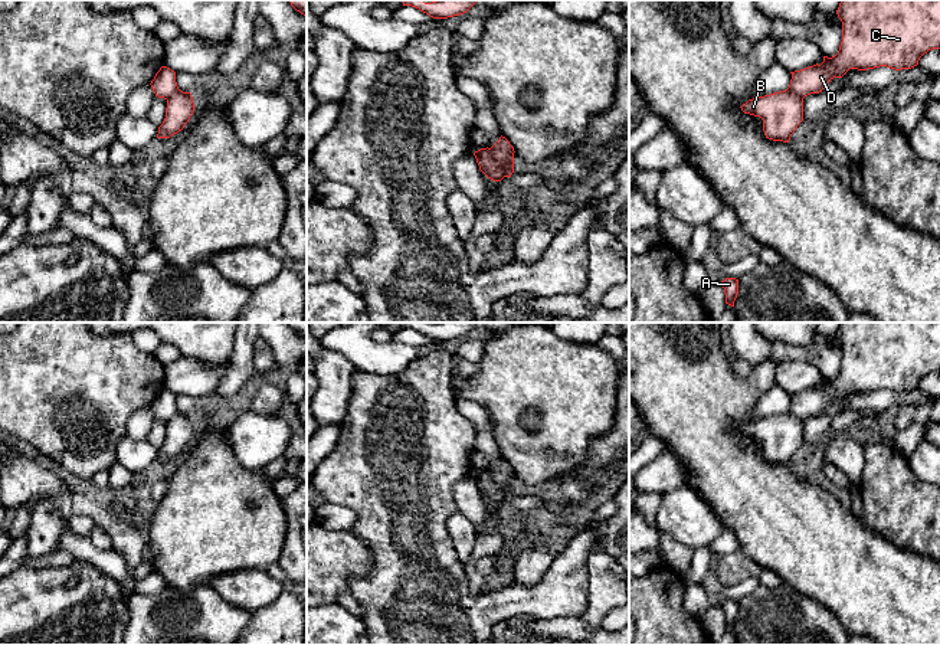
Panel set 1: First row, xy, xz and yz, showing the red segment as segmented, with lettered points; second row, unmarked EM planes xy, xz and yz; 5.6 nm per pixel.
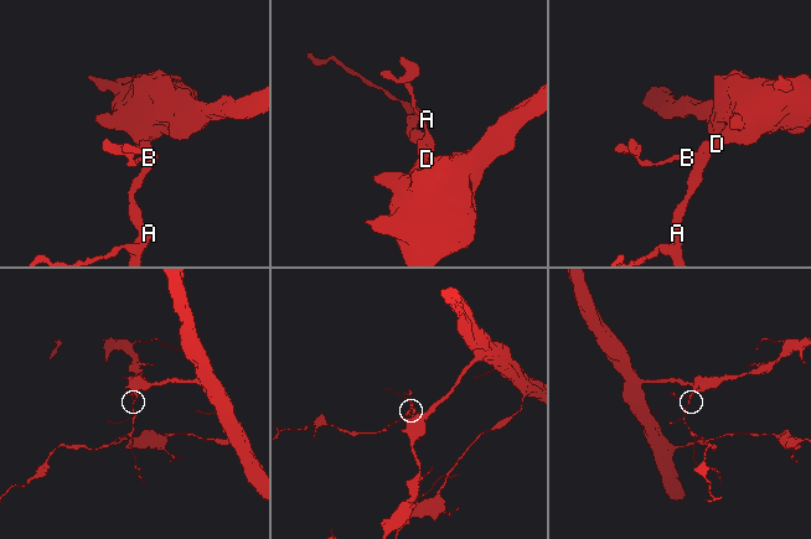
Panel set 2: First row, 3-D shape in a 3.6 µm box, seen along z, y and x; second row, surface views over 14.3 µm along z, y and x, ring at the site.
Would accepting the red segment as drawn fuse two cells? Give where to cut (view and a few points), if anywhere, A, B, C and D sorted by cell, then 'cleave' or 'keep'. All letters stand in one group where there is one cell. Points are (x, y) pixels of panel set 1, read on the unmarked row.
xz (488, 471), (504, 498) | A B / C D | cleave

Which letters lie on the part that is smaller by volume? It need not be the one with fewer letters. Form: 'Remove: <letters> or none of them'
Remove: A, B

